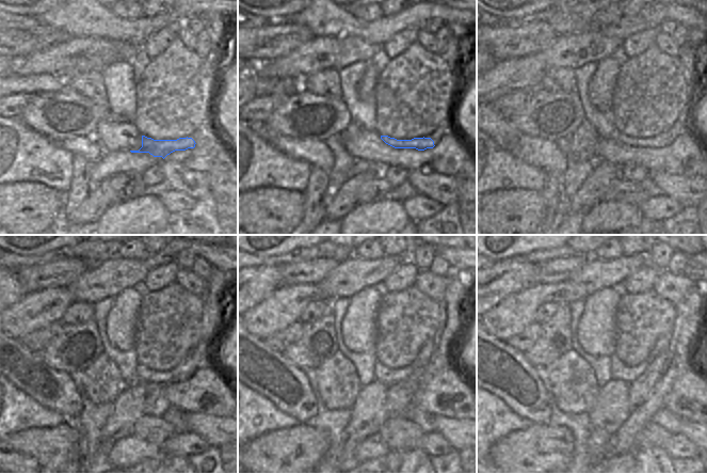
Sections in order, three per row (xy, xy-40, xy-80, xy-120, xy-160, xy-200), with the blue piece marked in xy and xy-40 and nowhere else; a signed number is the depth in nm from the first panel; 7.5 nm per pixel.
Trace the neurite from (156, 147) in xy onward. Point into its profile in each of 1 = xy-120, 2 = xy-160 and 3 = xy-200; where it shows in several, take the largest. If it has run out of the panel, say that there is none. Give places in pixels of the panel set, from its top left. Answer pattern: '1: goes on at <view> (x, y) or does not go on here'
1: goes on at xy-120 (145, 375)
2: goes on at xy-160 (387, 376)
3: goes on at xy-200 (620, 372)

